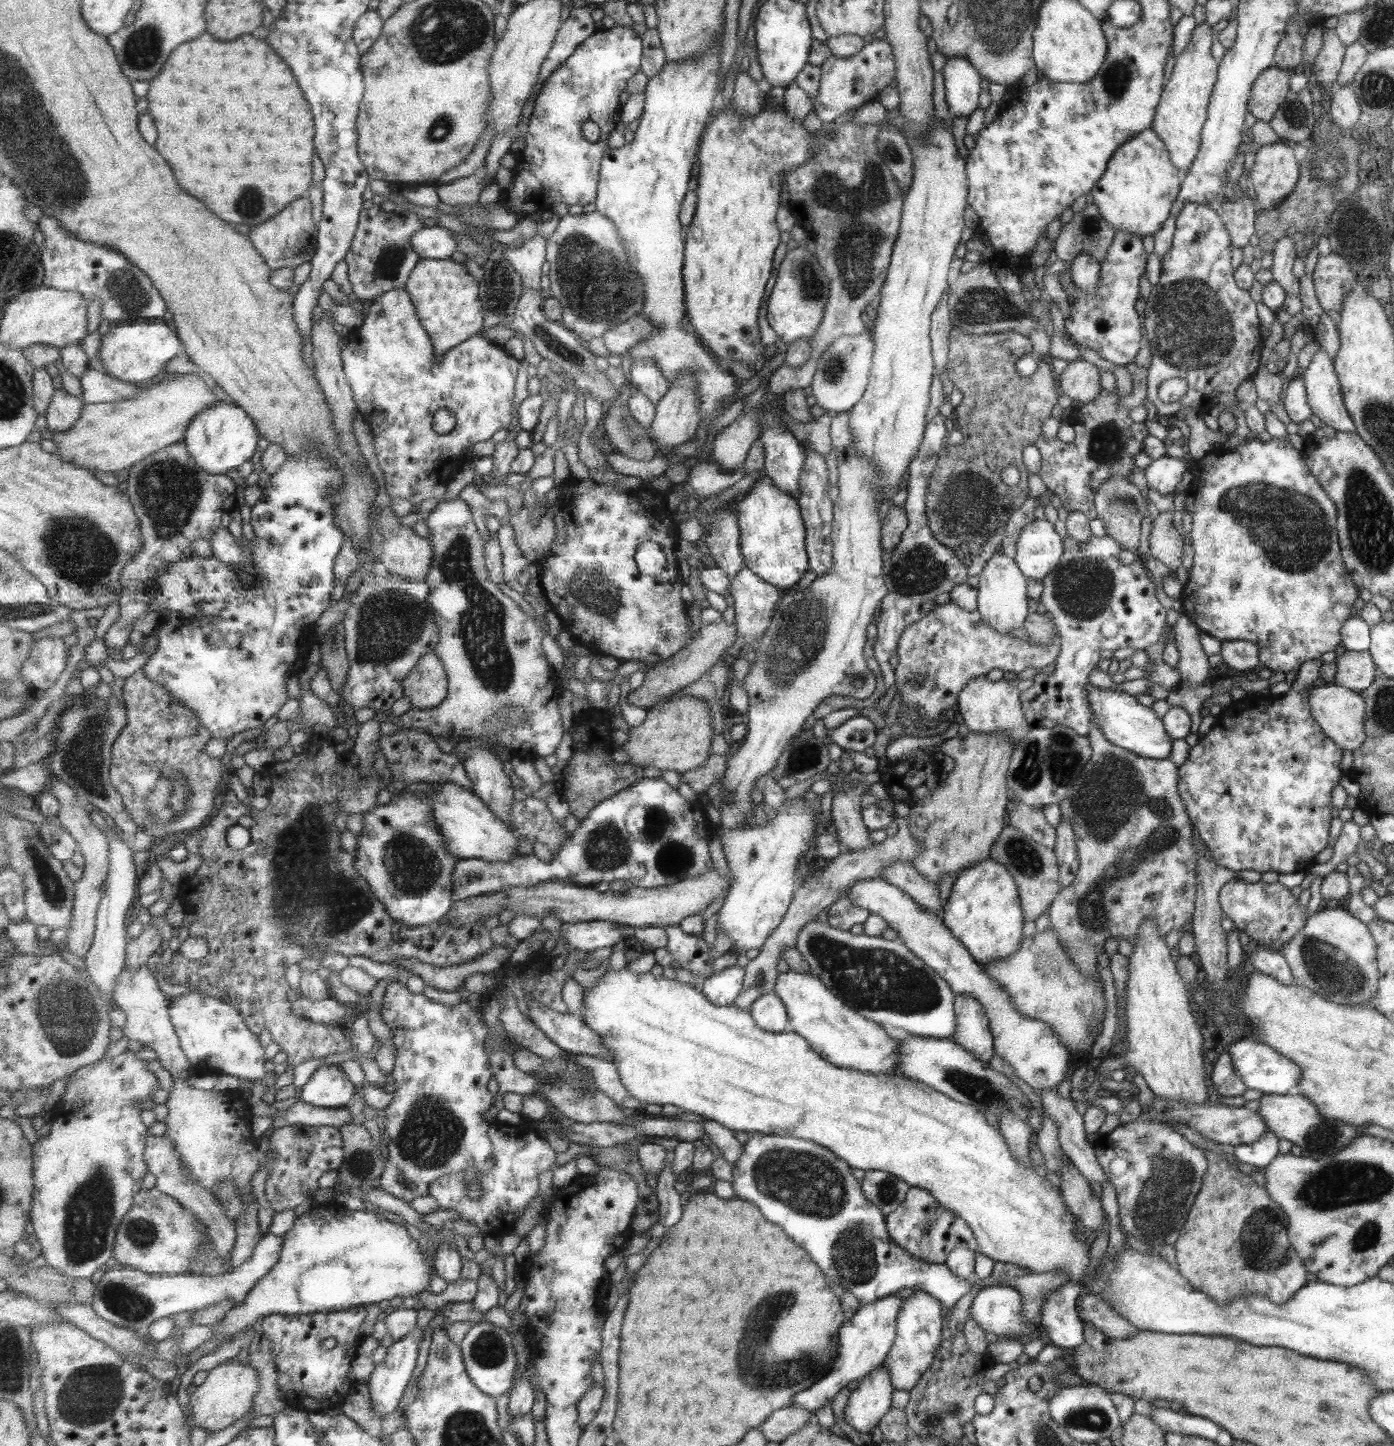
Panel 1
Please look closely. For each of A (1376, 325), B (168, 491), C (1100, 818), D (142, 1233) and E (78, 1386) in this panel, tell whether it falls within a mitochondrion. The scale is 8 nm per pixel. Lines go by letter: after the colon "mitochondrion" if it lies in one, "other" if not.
A: other
B: mitochondrion
C: mitochondrion
D: mitochondrion
E: mitochondrion

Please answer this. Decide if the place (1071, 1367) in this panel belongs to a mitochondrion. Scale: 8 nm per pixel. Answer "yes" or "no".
no

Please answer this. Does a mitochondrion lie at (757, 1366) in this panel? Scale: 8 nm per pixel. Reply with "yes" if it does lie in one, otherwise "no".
yes

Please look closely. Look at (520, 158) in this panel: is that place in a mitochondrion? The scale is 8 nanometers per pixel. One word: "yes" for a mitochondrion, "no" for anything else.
no

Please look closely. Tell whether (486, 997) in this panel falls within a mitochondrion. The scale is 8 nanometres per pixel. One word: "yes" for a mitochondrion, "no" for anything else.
no

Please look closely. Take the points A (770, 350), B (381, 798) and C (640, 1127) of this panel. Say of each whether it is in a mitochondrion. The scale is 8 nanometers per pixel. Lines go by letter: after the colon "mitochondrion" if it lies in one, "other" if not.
A: other
B: other
C: other

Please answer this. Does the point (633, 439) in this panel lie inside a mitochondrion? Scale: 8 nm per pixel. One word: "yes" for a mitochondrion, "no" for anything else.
yes

